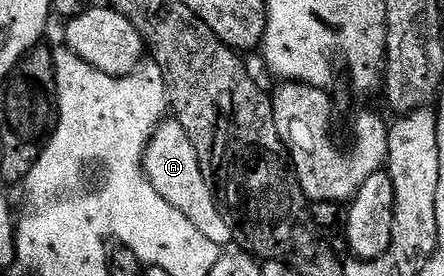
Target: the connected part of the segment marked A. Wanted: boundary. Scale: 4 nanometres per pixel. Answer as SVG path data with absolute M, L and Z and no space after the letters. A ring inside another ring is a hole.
M175 118L165 119L156 128L156 133L148 142L148 148L144 152L144 172L148 181L174 206L174 210L180 210L200 233L206 234L210 242L221 246L228 246L233 243L230 226L226 226L226 217L220 213L220 207L216 205L216 198L212 195L212 187L206 182L206 178L200 169L198 154L186 138L186 130ZM228 244L228 245L227 245Z

